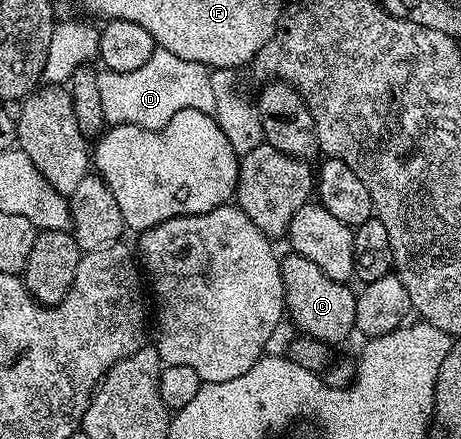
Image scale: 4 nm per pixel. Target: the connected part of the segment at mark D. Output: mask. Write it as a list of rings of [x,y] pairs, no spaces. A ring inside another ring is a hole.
[[[156,47],[151,58],[139,70],[130,73],[98,71],[99,95],[103,114],[110,125],[130,124],[147,130],[159,130],[179,114],[179,110],[213,113],[215,94],[211,90],[210,69],[199,62],[187,62],[179,54]]]

